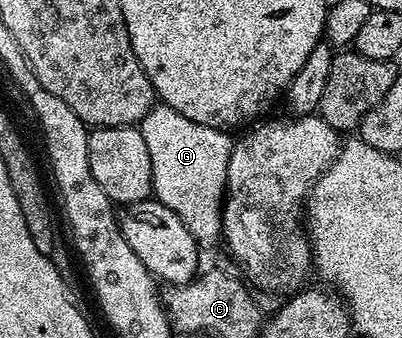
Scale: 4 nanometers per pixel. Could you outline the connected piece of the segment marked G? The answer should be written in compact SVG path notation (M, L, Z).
M157 104L150 113L140 121L138 129L142 132L142 140L146 140L146 149L150 151L150 168L152 169L152 192L155 201L166 204L170 212L174 212L190 228L190 236L194 236L201 251L212 250L222 238L222 211L224 195L228 188L228 165L234 138L228 130L210 128L206 124L194 124L194 120L186 120L182 112L174 112L174 108Z

